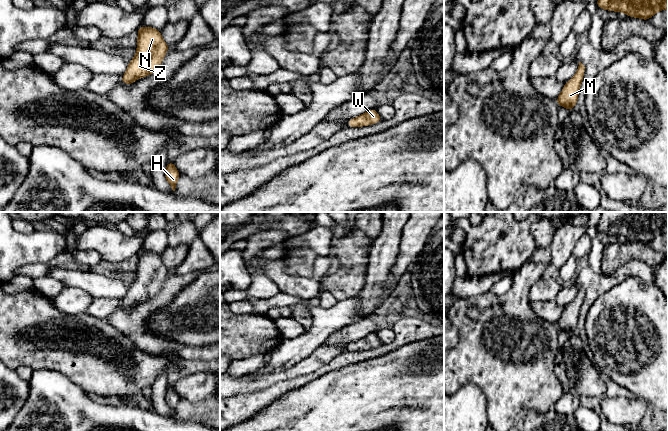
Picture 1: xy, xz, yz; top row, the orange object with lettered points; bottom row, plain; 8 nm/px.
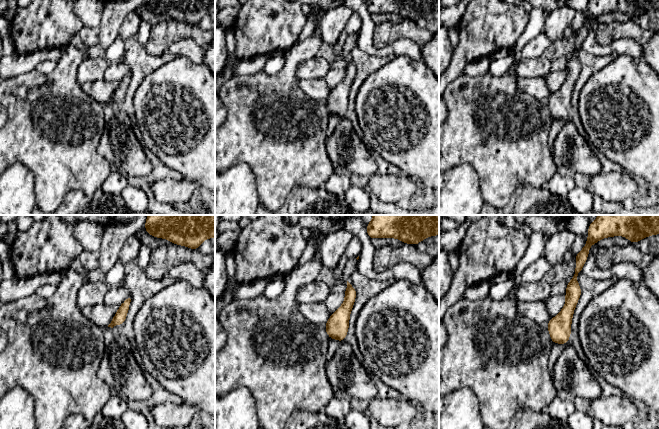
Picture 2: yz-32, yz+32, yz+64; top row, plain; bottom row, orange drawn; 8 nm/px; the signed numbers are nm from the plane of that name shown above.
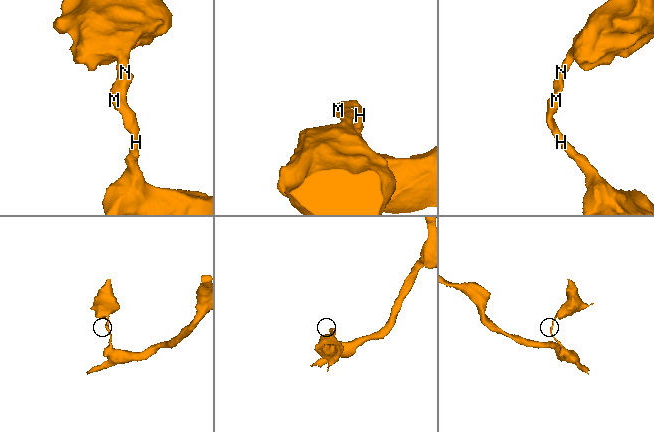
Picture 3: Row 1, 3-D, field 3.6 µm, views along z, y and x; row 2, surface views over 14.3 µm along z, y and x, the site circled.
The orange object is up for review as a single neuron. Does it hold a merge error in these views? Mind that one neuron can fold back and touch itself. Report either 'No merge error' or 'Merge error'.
No merge error

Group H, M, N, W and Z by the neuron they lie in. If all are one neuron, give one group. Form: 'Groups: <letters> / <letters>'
Groups: H M N W Z

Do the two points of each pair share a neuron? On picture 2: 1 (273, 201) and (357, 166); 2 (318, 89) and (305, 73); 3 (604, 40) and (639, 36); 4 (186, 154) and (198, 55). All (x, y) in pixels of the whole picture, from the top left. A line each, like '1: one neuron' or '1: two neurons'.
1: two neurons
2: two neurons
3: one neuron
4: two neurons

